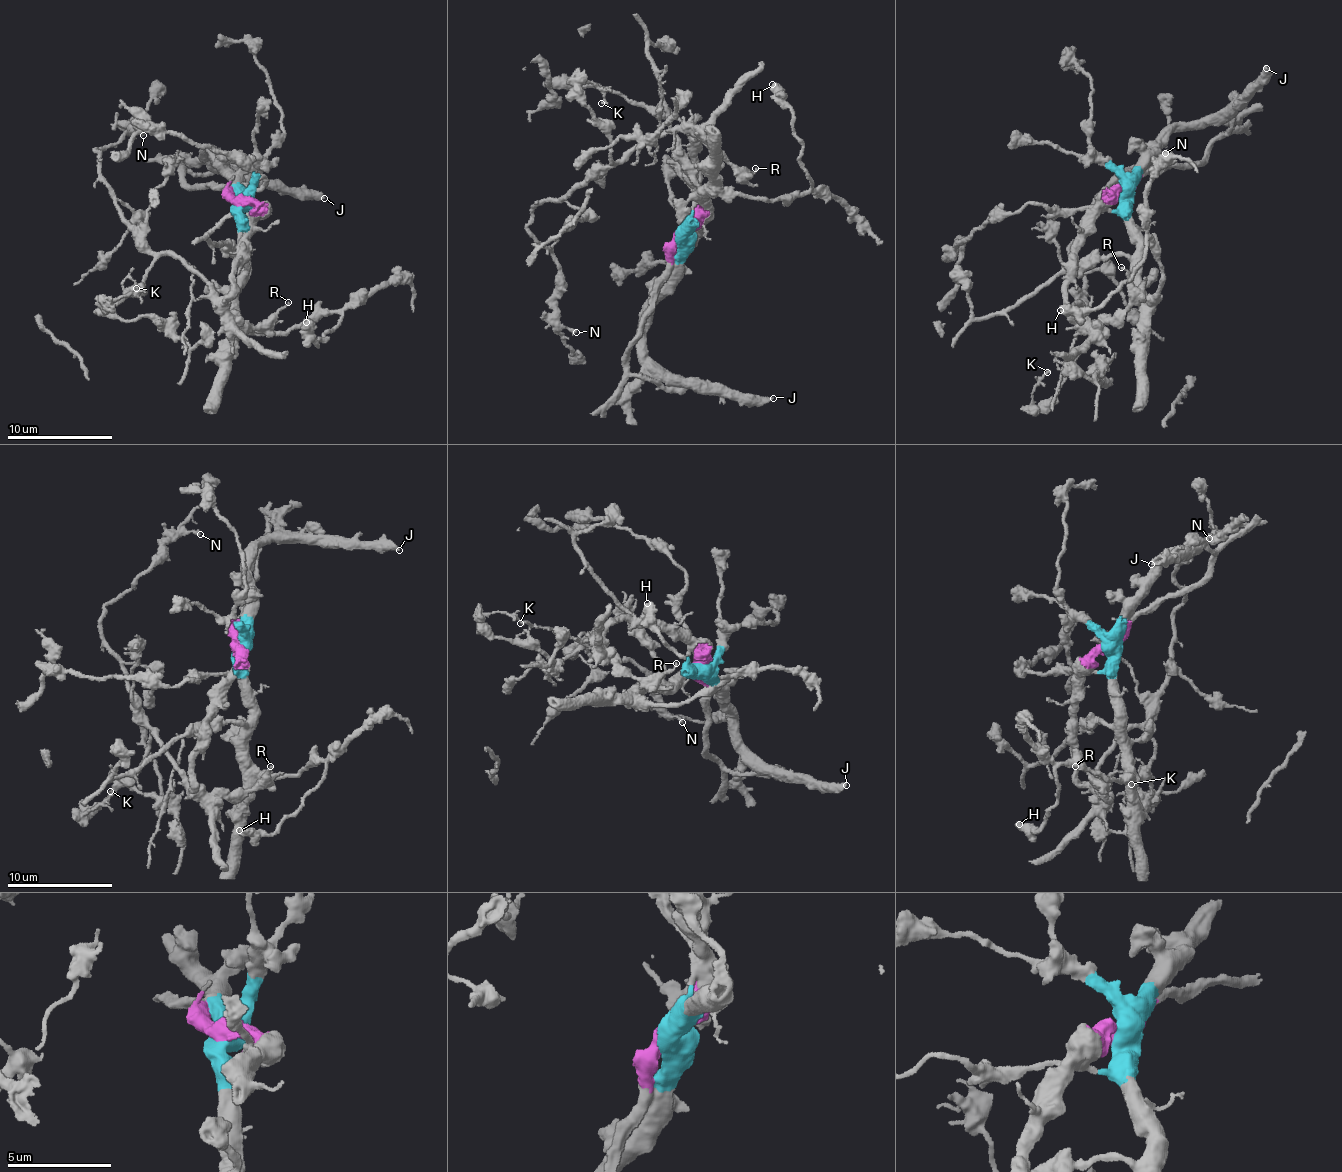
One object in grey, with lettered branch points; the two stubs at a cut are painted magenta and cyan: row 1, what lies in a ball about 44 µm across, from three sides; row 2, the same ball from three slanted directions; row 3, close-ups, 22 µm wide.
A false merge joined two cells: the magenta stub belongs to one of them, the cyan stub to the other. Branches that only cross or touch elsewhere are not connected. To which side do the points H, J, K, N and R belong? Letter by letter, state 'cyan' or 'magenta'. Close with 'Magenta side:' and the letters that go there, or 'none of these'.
H: cyan
J: cyan
K: magenta
N: magenta
R: magenta
Magenta side: K, N, R

